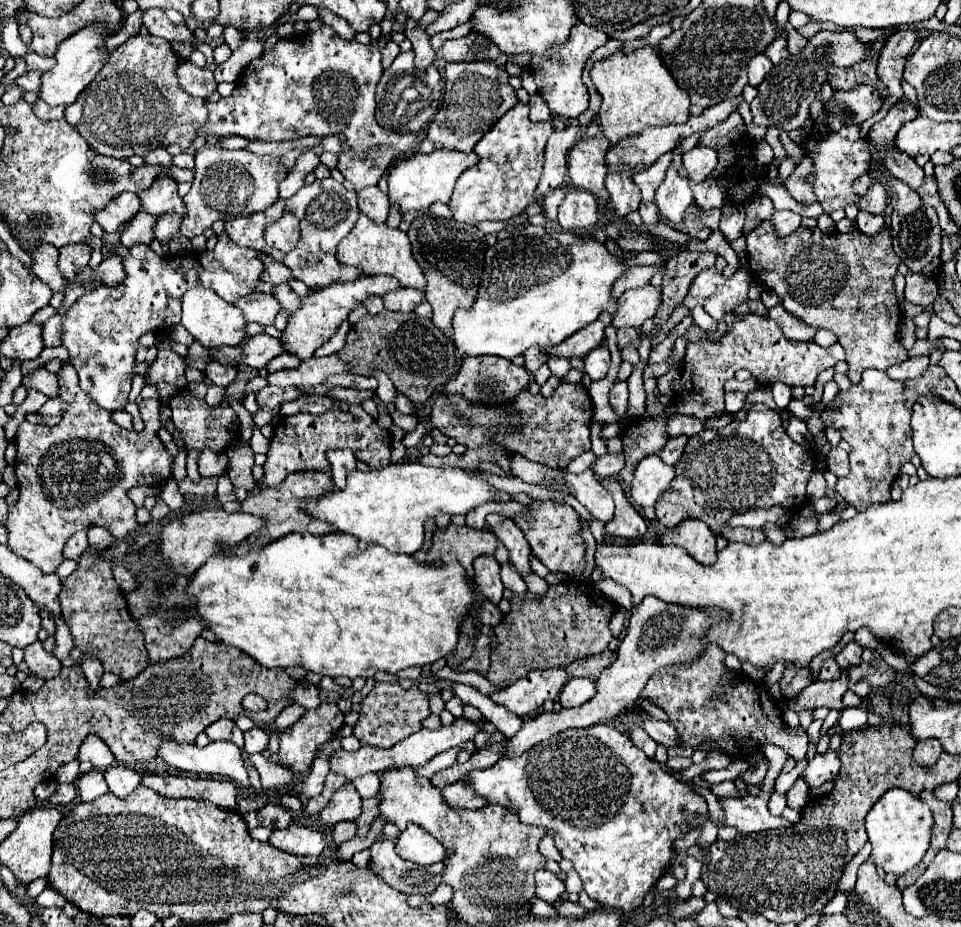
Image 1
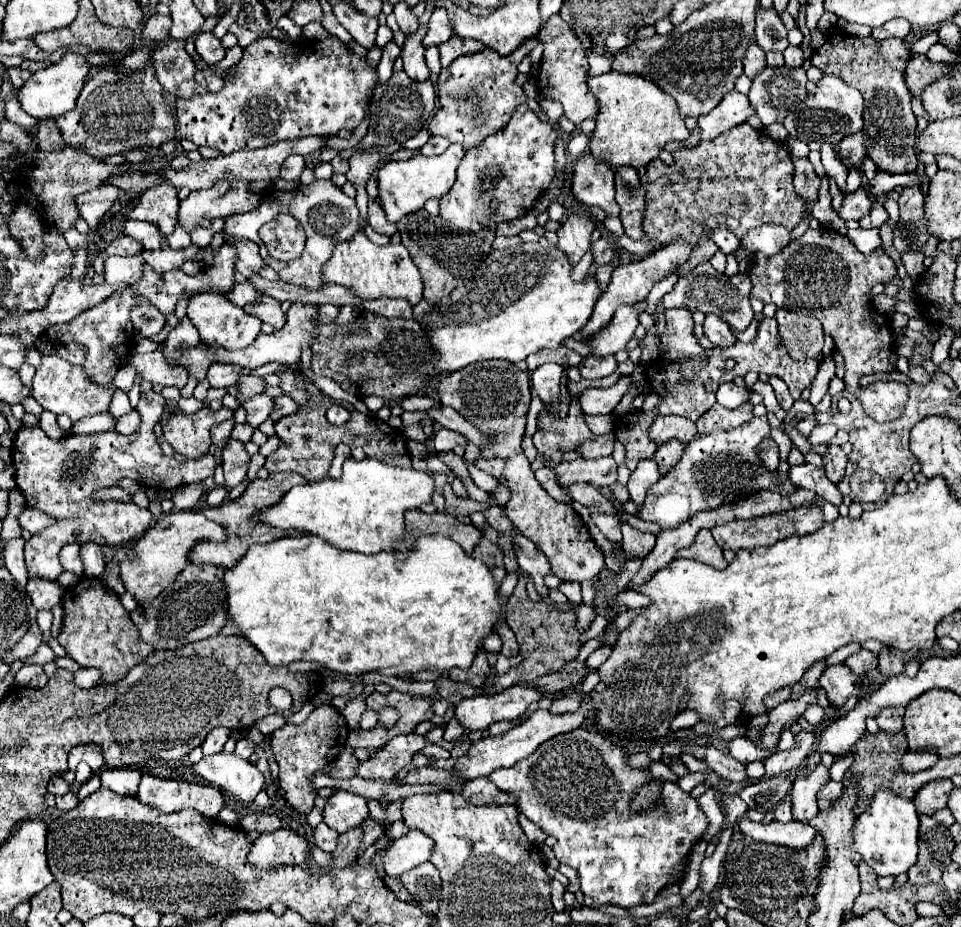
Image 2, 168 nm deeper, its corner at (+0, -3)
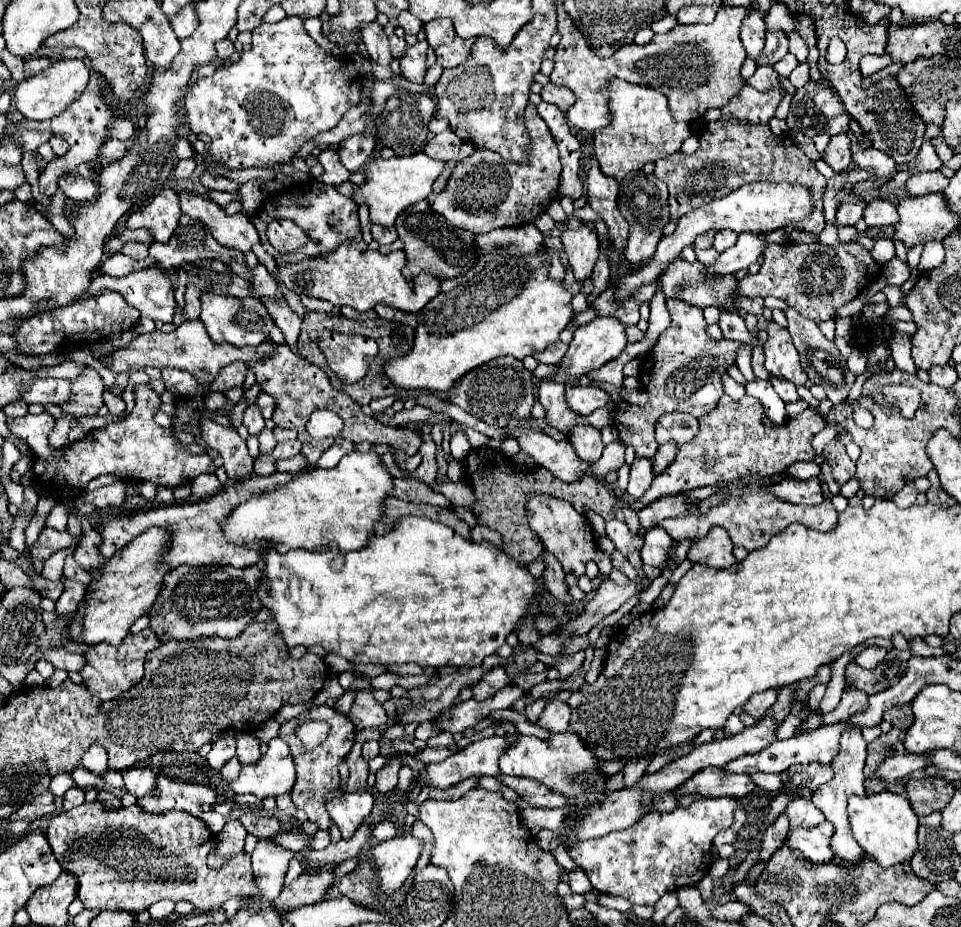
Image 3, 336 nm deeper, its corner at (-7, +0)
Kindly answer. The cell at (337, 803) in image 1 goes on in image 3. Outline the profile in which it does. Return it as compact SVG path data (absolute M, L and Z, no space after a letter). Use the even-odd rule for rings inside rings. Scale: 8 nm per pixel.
M370 791L342 793L340 797L328 801L326 807L332 821L338 825L342 839L348 839L368 819L368 813L374 807L374 795Z

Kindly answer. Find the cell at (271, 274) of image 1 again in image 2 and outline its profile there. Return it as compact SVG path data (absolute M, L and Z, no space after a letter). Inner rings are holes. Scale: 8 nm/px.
M225 236L225 242L233 244L233 246L237 248L239 260L237 260L235 270L237 270L239 274L243 274L245 278L251 280L251 278L255 278L255 276L261 272L261 268L265 268L265 260L261 258L259 246L257 246L255 242L237 240L237 238L229 238L229 236Z

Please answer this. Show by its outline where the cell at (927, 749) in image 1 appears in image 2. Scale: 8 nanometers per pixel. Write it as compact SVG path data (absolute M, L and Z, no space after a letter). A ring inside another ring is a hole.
M917 750L917 752L905 752L901 758L901 766L905 772L921 772L927 768L933 768L933 764L937 764L939 756L935 752L929 750Z

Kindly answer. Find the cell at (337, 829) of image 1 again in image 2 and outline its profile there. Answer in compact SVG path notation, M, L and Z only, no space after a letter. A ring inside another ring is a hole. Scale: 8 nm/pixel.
M323 822L315 828L315 844L323 852L333 852L337 848L337 838L339 838L339 834L333 832L329 826L325 826Z

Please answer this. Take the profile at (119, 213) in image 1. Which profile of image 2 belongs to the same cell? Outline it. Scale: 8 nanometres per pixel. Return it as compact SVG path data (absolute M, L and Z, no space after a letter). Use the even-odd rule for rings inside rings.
M105 184L101 188L85 192L83 196L77 196L77 208L81 212L81 218L85 218L85 222L89 224L89 228L99 230L103 224L103 216L113 208L117 200L119 188L113 184Z

